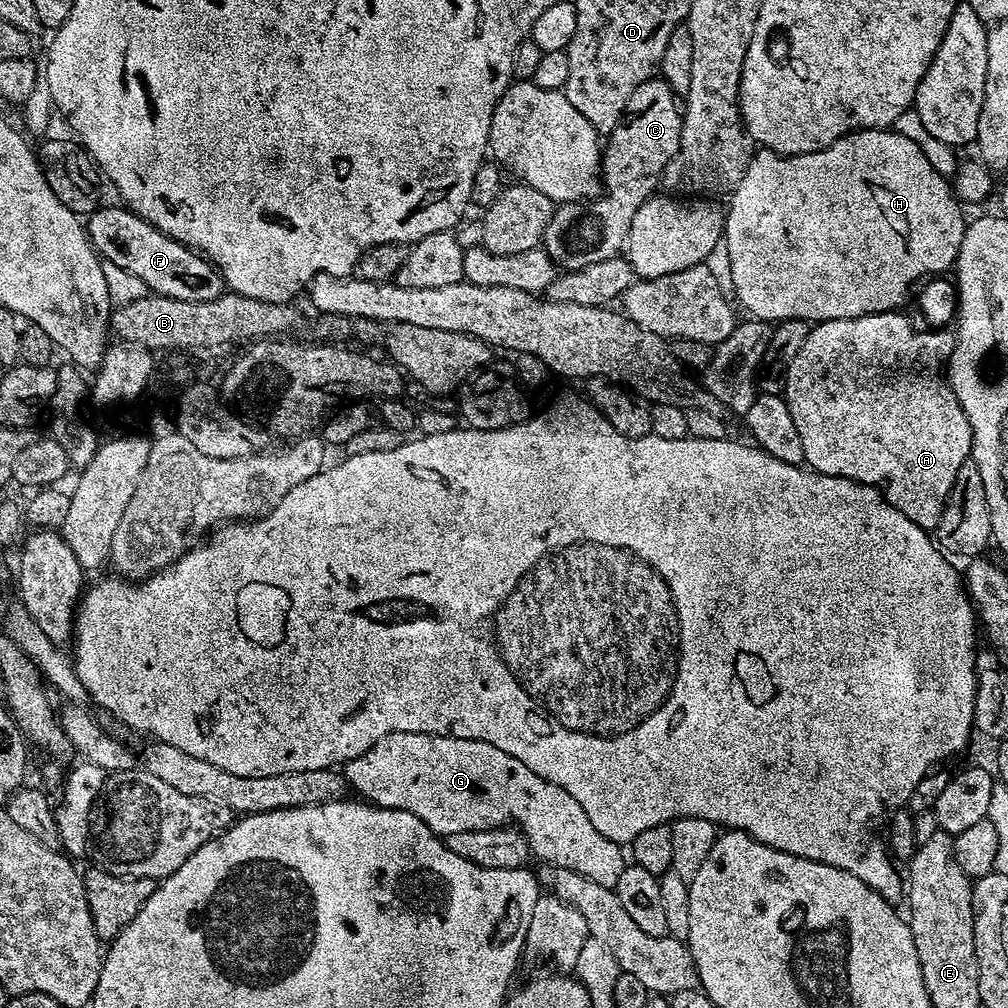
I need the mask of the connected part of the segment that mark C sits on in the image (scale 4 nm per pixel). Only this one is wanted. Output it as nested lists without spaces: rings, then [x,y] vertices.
[[[653,78],[642,82],[642,86],[638,86],[638,90],[634,90],[634,94],[630,94],[630,102],[626,102],[626,110],[624,117],[618,122],[618,126],[614,126],[612,132],[607,133],[606,139],[602,144],[602,192],[603,194],[595,197],[588,202],[573,202],[571,204],[561,204],[553,211],[550,218],[550,226],[546,226],[542,247],[549,256],[555,258],[559,265],[566,270],[581,268],[582,266],[590,266],[590,262],[602,262],[602,258],[610,258],[611,256],[621,255],[622,249],[627,245],[628,235],[630,234],[631,222],[634,214],[637,214],[638,208],[644,202],[650,199],[654,193],[661,187],[661,176],[667,168],[667,164],[674,158],[679,150],[680,135],[683,132],[684,117],[682,115],[682,104],[675,92],[672,91],[670,85],[662,78]]]

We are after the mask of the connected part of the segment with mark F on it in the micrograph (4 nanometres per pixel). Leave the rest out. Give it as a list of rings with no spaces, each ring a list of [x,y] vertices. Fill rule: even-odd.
[[[101,206],[86,220],[88,239],[107,263],[122,266],[122,270],[134,274],[134,278],[142,278],[149,293],[157,296],[178,298],[182,302],[206,302],[217,300],[222,295],[226,288],[224,279],[201,253],[162,234],[150,222],[128,211],[127,207],[119,207]]]

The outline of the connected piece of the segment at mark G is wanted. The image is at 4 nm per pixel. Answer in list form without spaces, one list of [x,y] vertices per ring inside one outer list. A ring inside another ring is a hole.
[[[391,732],[374,742],[374,746],[366,750],[366,754],[343,765],[342,775],[347,785],[362,792],[367,801],[381,808],[406,810],[422,818],[422,822],[426,822],[430,830],[444,838],[462,830],[515,826],[528,839],[531,855],[535,859],[537,856],[544,860],[540,862],[555,869],[574,870],[590,878],[590,882],[598,882],[598,886],[611,889],[615,889],[618,878],[622,878],[622,870],[626,867],[625,849],[610,838],[598,834],[586,810],[582,810],[582,806],[578,806],[578,802],[574,802],[574,798],[566,794],[562,786],[546,782],[546,778],[534,774],[530,766],[522,766],[518,758],[506,754],[506,750],[498,750],[498,746],[490,746],[490,742],[457,736],[431,736],[421,732]]]

